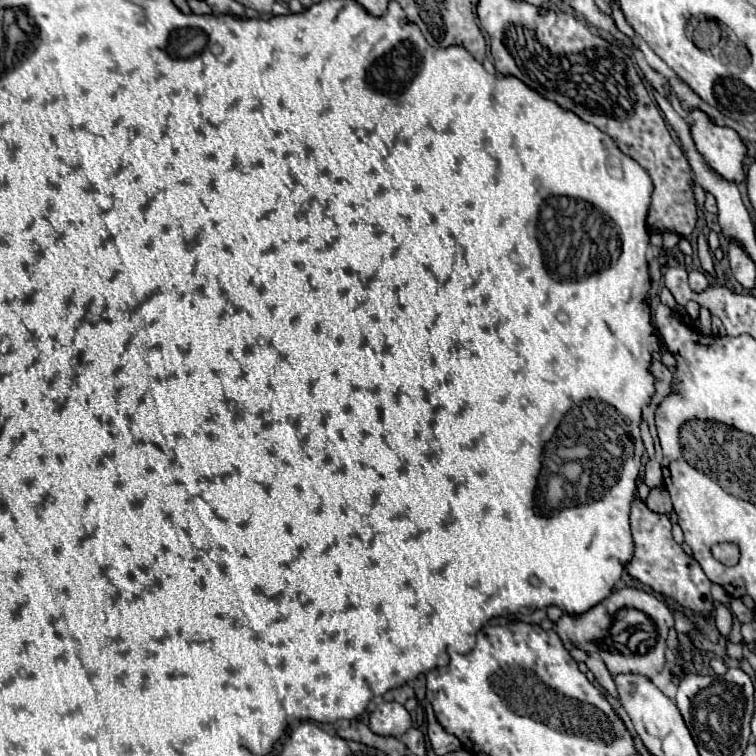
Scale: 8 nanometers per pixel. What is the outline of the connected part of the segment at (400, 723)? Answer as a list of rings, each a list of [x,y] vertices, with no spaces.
[[[383,702],[369,716],[369,728],[379,736],[401,738],[411,728],[411,716],[399,702]]]

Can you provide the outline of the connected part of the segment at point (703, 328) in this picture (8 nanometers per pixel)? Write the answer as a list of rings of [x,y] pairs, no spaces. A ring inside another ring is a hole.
[[[701,307],[700,312],[699,312],[699,328],[700,328],[700,332],[705,335],[712,334],[711,313],[705,307]]]

